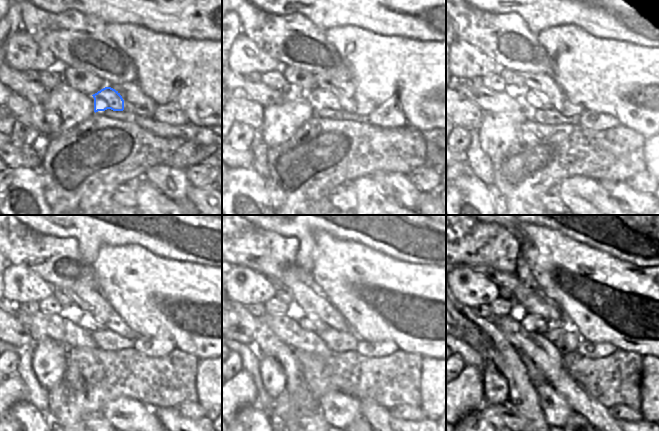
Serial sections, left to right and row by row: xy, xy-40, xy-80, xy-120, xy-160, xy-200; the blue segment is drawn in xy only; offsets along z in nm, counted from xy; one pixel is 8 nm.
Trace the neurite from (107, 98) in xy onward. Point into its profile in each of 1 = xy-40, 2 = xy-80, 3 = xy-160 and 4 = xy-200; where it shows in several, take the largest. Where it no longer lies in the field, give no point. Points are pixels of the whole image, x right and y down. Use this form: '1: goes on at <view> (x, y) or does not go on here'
1: goes on at xy-40 (320, 98)
2: goes on at xy-80 (532, 99)
3: goes on at xy-160 (309, 323)
4: goes on at xy-200 (532, 323)

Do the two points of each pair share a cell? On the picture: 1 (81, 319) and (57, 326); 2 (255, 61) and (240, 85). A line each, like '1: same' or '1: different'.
1: different
2: different

